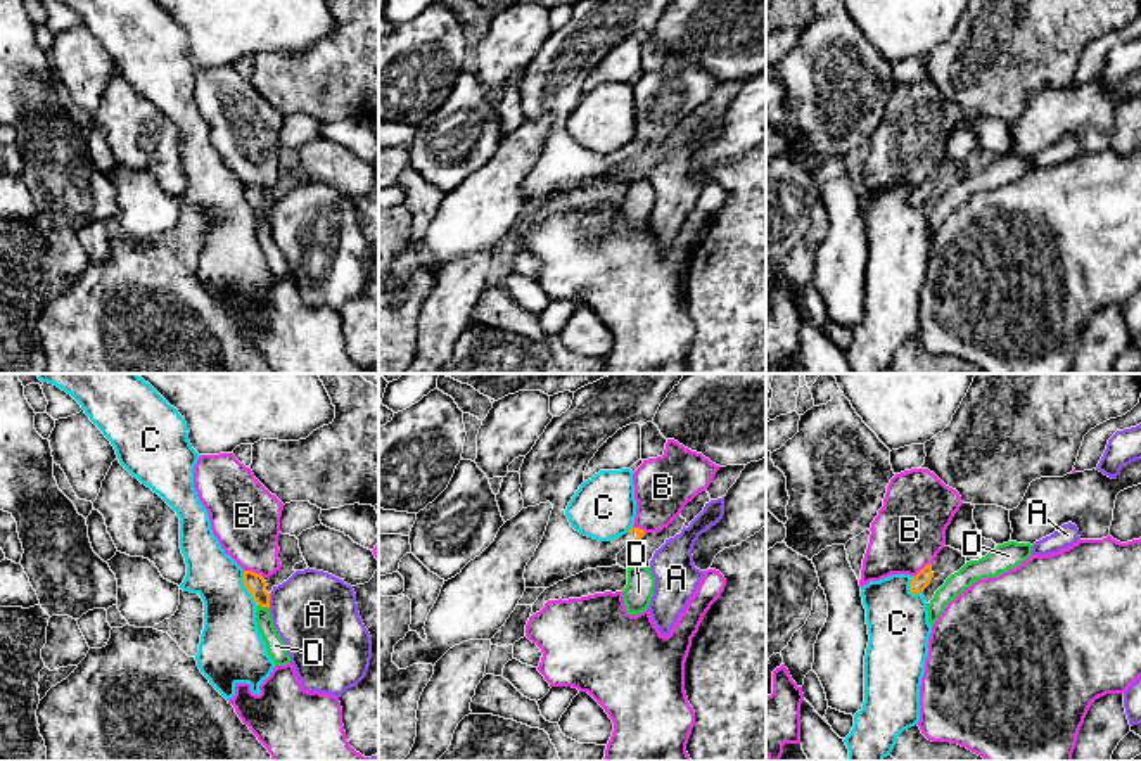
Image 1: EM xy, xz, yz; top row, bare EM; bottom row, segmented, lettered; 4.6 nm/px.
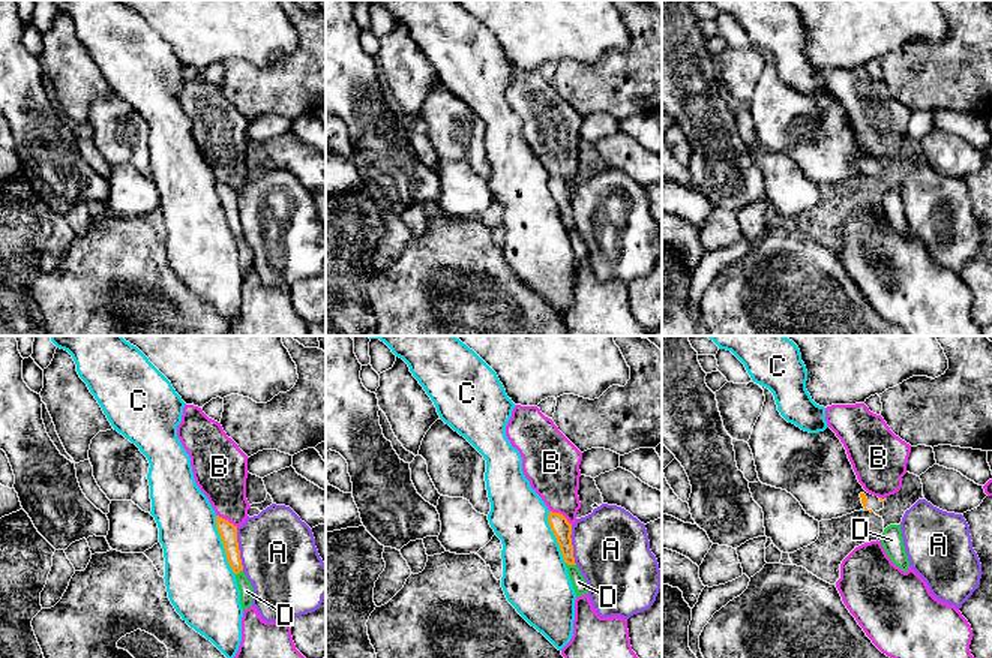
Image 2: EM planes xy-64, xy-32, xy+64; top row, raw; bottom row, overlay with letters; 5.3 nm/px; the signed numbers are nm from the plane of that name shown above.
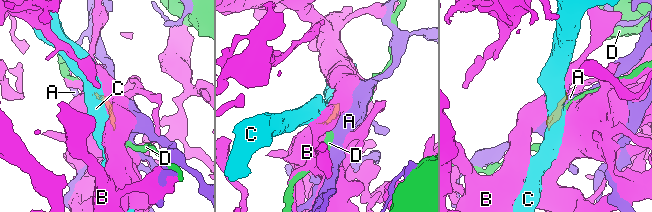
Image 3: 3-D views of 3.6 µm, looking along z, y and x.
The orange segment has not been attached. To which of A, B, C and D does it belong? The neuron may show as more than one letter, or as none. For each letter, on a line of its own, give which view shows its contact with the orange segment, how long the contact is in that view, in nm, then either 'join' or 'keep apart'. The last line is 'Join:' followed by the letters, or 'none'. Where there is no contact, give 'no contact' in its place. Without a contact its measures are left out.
A: contact in xy; length 70 nm; keep apart
B: contact in xy; length 100 nm; keep apart
C: contact in xy; length 180 nm; keep apart
D: contact in xy; length 60 nm; keep apart
Join: none

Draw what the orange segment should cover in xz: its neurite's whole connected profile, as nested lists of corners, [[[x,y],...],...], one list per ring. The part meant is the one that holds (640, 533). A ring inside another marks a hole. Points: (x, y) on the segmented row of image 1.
[[[610,374],[574,393],[570,408],[553,417],[520,474],[524,508],[553,505],[545,536],[526,566],[526,588],[550,588],[586,569],[617,566],[617,553],[647,533],[631,528],[612,541],[576,531],[565,508],[598,448],[629,424],[652,422],[685,374]]]

